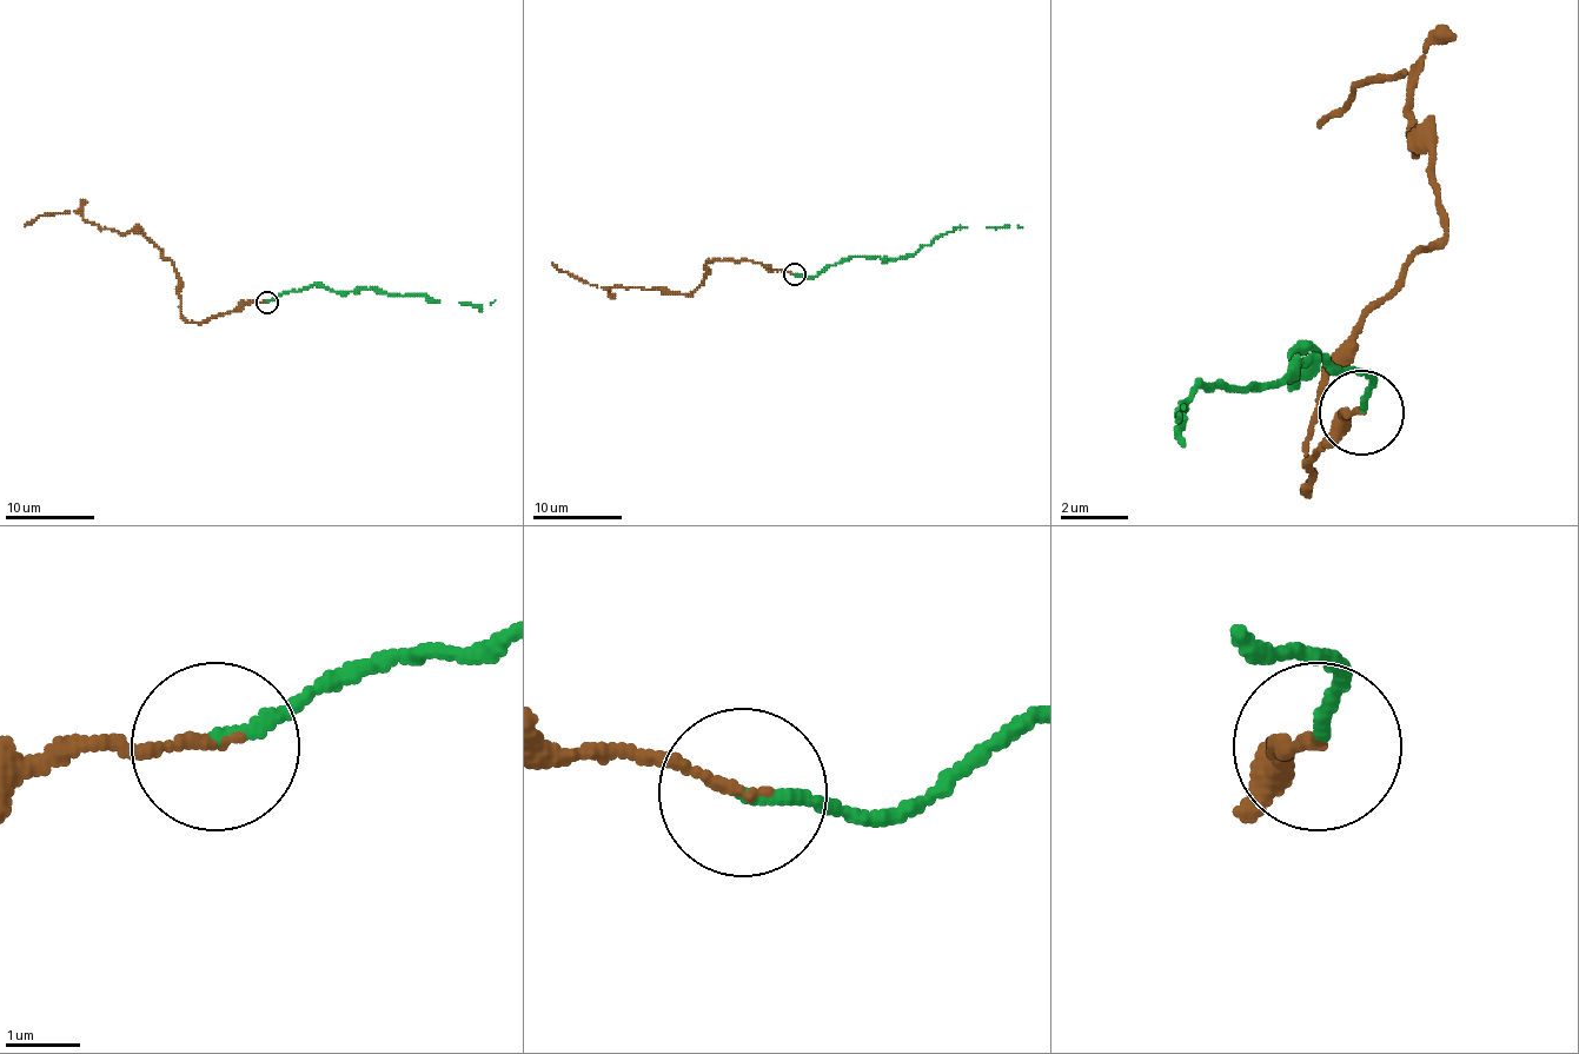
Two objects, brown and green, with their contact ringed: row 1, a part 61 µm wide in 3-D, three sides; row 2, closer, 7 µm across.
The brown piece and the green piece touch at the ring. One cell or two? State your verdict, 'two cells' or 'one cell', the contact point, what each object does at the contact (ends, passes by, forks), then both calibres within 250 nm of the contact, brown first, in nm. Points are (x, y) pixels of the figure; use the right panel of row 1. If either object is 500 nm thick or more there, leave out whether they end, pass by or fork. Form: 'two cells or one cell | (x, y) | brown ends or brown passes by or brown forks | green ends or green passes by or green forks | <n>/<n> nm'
one cell | (1361, 412) | brown ends | green ends | 140/180 nm

